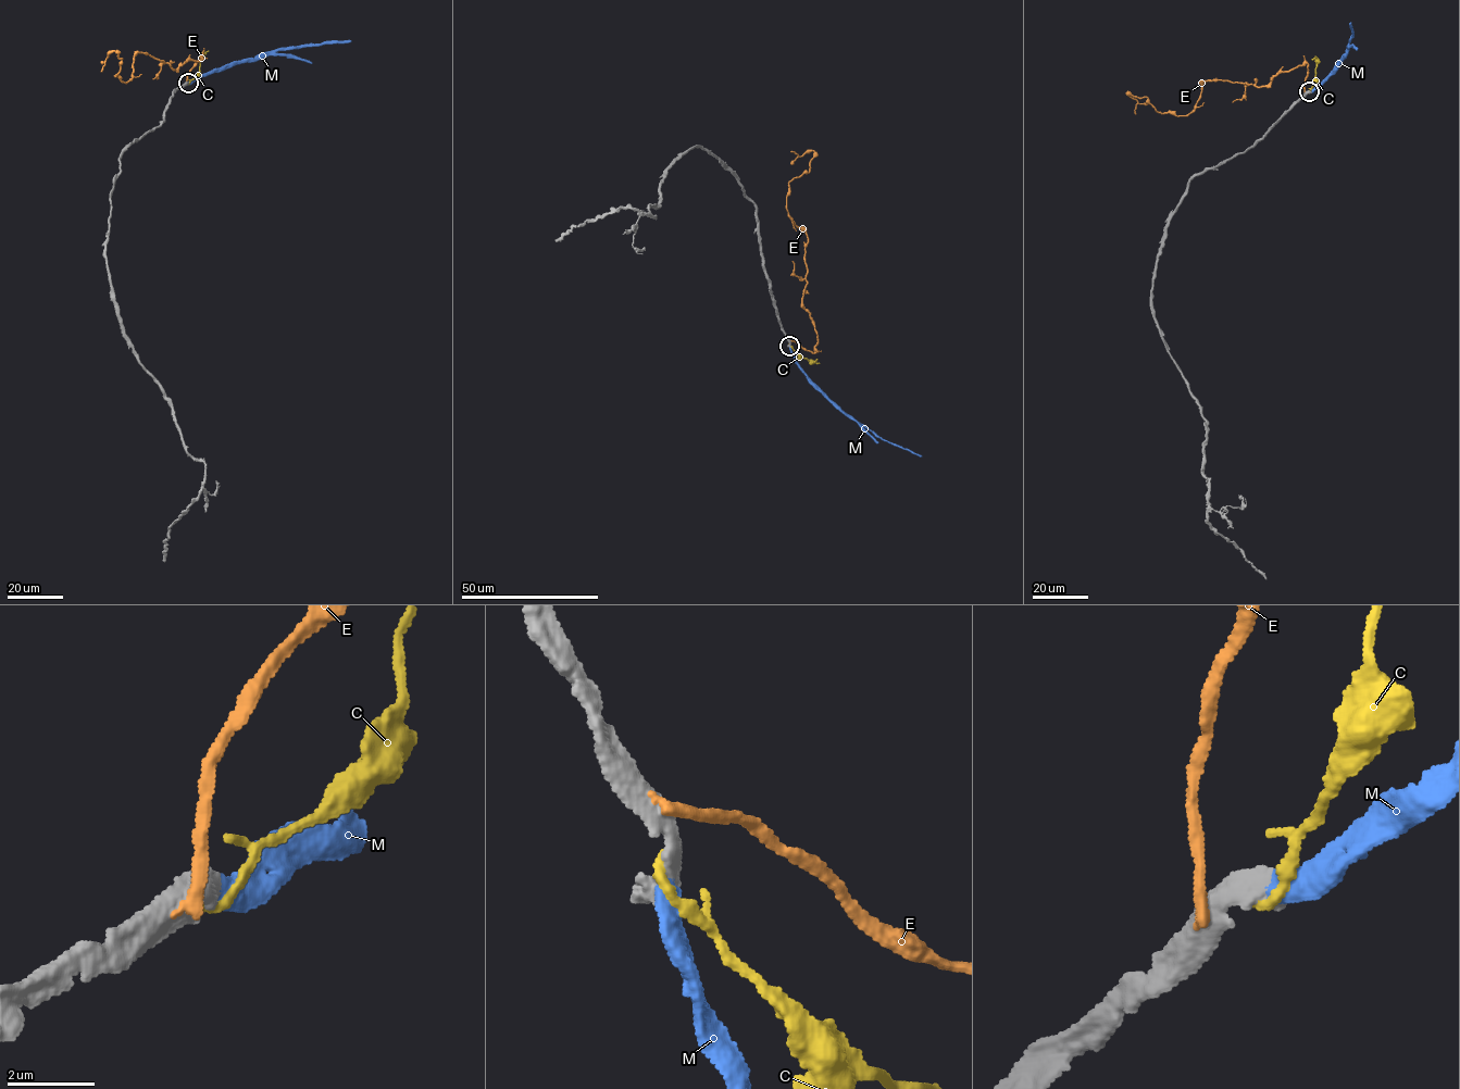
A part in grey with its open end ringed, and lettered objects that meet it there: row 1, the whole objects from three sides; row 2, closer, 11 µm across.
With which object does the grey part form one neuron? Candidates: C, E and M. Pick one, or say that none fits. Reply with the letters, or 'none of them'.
M

